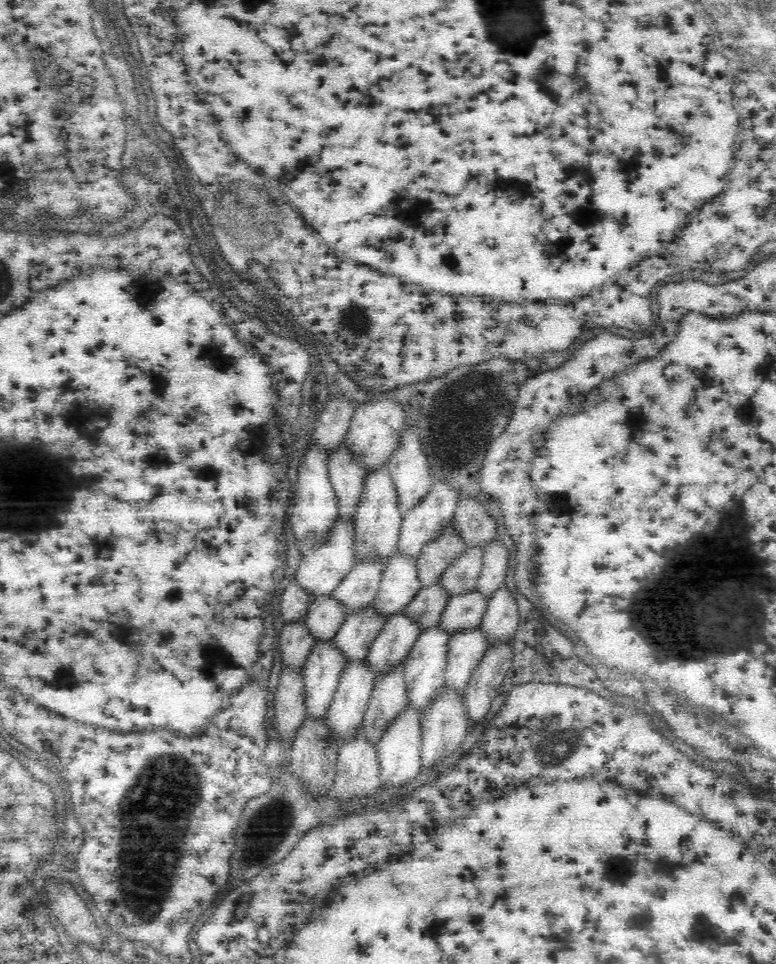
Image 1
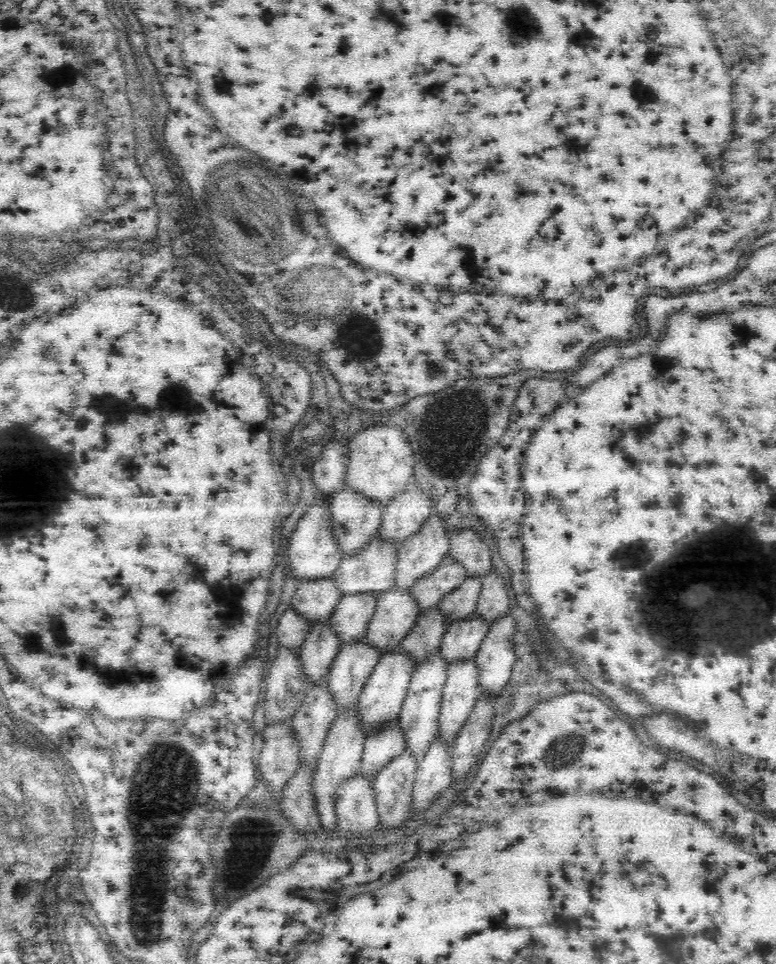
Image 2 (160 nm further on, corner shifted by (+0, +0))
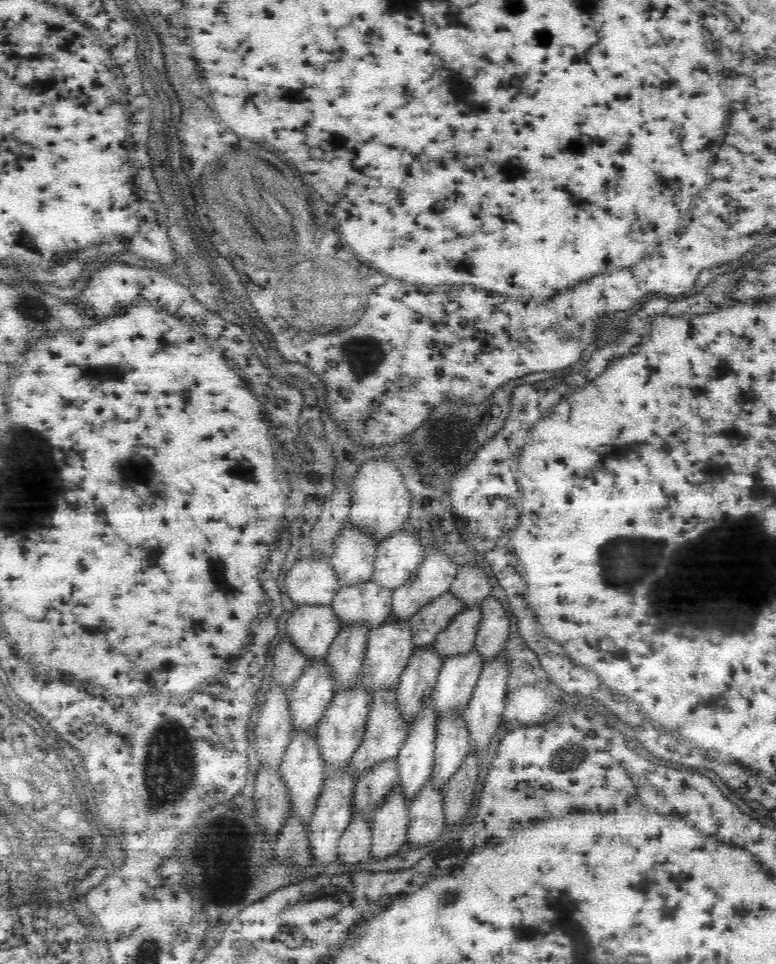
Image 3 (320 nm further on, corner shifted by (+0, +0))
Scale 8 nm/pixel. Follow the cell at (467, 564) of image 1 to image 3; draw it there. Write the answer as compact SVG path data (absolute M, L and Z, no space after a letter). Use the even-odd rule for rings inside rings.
M481 608L462 609L437 636L433 648L442 664L447 658L467 655L475 650L475 638L481 623Z

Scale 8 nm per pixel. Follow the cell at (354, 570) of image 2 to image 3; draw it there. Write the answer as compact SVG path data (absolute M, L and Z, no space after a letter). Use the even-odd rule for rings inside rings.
M368 581L361 587L340 587L332 601L340 629L379 627L392 615L393 592Z

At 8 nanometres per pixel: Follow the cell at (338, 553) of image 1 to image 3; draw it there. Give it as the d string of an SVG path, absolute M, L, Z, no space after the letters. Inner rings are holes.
M297 606L287 619L286 634L292 644L302 653L306 665L326 658L332 643L340 630L340 623L331 606Z

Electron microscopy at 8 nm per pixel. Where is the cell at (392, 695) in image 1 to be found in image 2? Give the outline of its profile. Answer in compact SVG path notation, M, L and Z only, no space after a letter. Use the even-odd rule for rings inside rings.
M392 723L383 731L368 735L363 746L362 775L372 784L376 775L404 750L406 743L399 723Z

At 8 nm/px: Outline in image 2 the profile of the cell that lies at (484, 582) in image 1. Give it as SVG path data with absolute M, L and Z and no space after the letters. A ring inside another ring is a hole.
M490 569L481 583L476 615L486 623L489 630L496 621L509 614L511 593L504 587L496 569Z

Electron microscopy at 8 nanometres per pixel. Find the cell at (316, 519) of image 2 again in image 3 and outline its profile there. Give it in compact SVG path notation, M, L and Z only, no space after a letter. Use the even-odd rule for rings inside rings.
M306 549L304 557L285 574L283 589L297 607L331 606L339 588L331 563L316 559Z

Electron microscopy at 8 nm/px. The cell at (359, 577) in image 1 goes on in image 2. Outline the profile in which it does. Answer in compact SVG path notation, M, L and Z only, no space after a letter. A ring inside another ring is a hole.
M372 595L342 597L339 600L329 625L341 645L357 643L366 638L376 604L376 597Z

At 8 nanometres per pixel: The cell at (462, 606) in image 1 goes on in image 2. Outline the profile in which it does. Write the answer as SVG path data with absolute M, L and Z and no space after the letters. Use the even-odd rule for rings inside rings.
M474 615L469 621L456 621L455 623L450 623L442 637L442 648L439 650L440 657L446 661L446 670L449 671L449 668L452 665L467 661L468 659L474 661L477 652L480 650L480 645L486 638L488 631L486 623L484 623L478 615Z

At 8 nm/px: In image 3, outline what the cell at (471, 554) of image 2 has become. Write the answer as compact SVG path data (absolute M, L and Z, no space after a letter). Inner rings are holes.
M478 564L474 567L464 565L458 569L449 592L462 603L462 608L481 608L481 604L491 595L490 579Z

